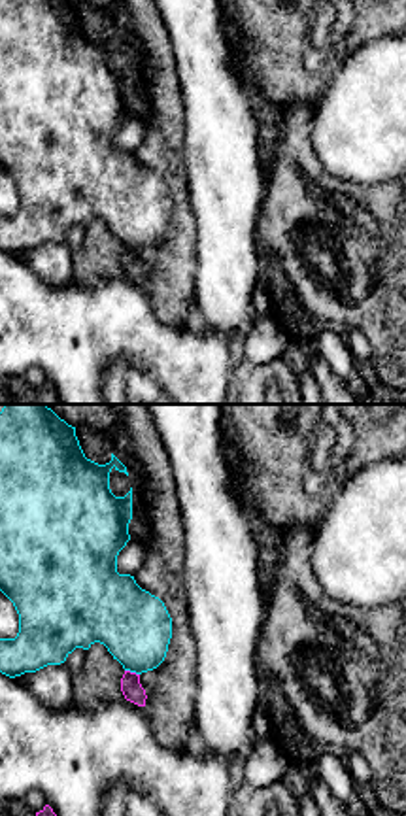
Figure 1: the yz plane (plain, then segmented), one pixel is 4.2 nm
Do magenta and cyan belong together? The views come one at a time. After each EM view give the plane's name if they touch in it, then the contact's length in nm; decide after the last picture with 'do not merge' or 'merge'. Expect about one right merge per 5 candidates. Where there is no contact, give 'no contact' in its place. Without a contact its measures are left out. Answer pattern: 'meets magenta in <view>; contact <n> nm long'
meets magenta in yz; contact 70 nm long

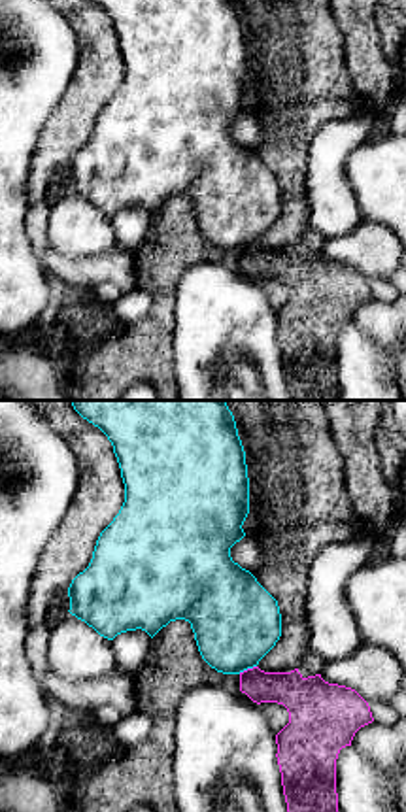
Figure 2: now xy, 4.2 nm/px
meets magenta in xy; contact 90 nm long

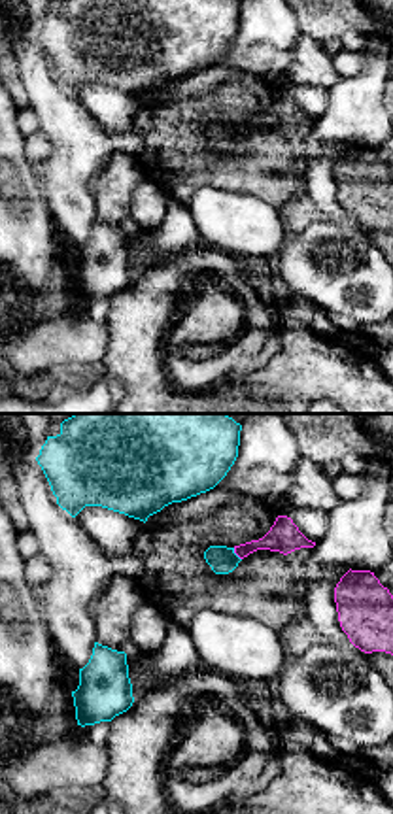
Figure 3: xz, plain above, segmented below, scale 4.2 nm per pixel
meets magenta in xz; contact 70 nm long

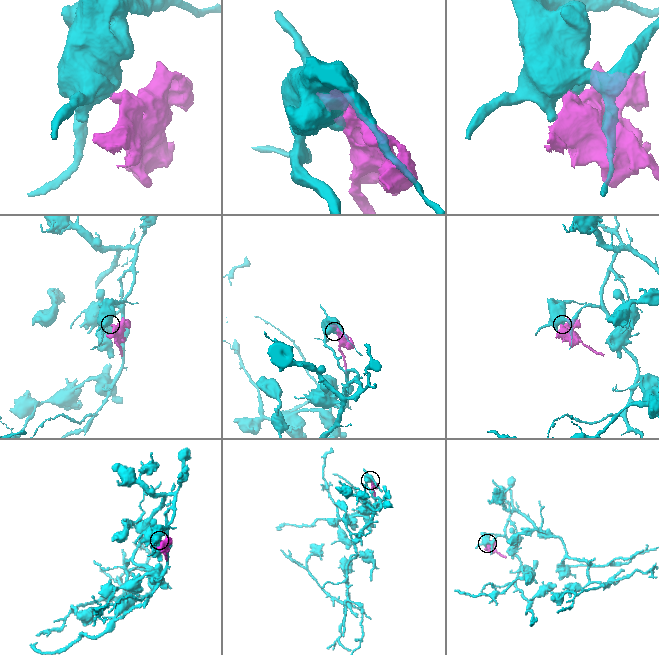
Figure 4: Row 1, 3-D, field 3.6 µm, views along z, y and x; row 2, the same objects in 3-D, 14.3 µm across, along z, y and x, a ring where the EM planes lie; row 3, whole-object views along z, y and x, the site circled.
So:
do not merge

